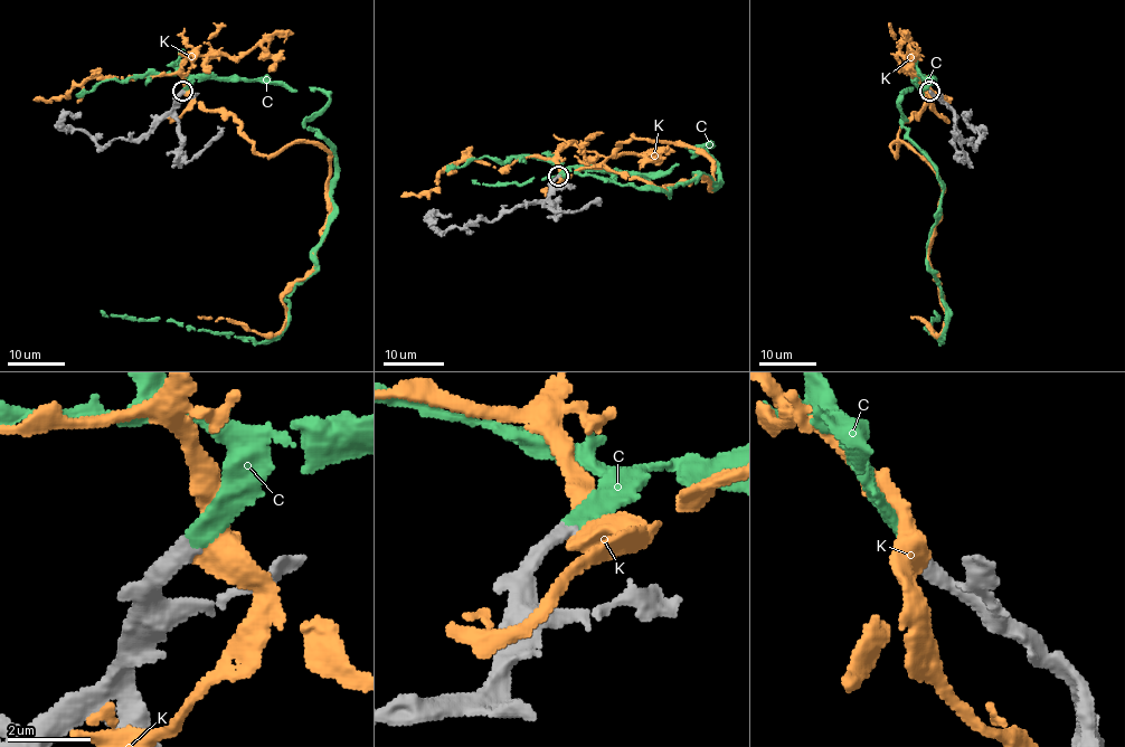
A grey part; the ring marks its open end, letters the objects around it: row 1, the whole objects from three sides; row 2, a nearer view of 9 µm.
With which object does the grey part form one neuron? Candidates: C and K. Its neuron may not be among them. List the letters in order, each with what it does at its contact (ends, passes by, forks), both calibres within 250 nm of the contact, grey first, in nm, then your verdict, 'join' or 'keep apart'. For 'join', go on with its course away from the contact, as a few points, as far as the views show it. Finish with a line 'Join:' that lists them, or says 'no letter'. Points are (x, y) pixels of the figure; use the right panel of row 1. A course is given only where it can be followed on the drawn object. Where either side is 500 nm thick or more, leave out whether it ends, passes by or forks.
C: it ends there; 360 nm thick on the grey side, 320 nm on the other; join; it runs (929, 91), (922, 77), (899, 106), (943, 190), (927, 245), (943, 342), (926, 330), (934, 310)
K: it passes by; 380 nm thick on the grey side, 480 nm on the other; keep apart
Join: C

